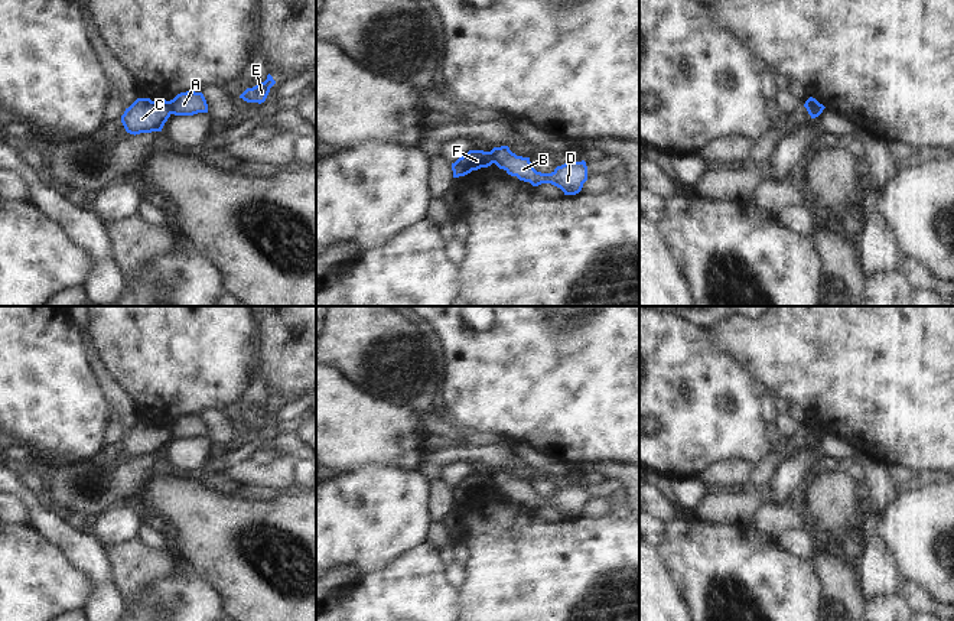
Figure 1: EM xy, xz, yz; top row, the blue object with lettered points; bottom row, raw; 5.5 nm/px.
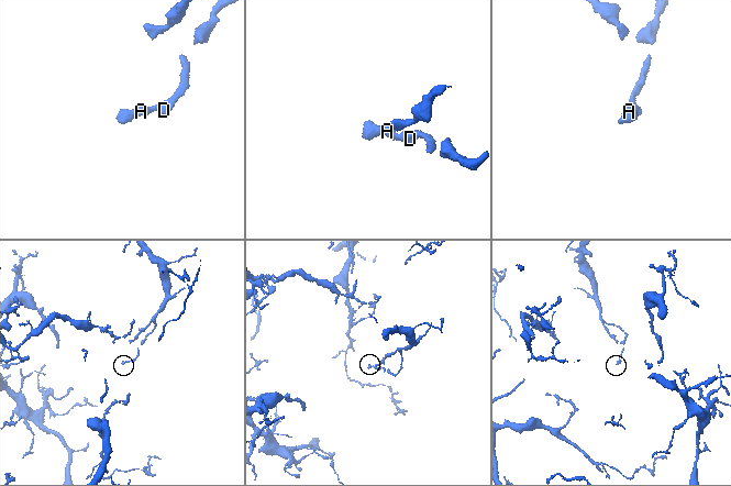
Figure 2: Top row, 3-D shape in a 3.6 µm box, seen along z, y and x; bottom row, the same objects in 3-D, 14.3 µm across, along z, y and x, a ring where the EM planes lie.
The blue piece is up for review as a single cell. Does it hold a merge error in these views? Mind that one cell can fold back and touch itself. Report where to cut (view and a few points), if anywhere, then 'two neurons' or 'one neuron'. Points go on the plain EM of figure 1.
cut in yz along (819, 426), (816, 432), (807, 433); two neurons

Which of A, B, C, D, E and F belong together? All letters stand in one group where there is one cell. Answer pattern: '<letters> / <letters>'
A B D E / C F

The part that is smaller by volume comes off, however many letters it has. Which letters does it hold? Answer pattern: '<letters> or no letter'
C, F

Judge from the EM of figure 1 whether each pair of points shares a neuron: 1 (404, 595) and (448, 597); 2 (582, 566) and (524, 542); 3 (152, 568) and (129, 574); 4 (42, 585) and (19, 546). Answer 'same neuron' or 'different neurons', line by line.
1: same neuron
2: same neuron
3: same neuron
4: same neuron

